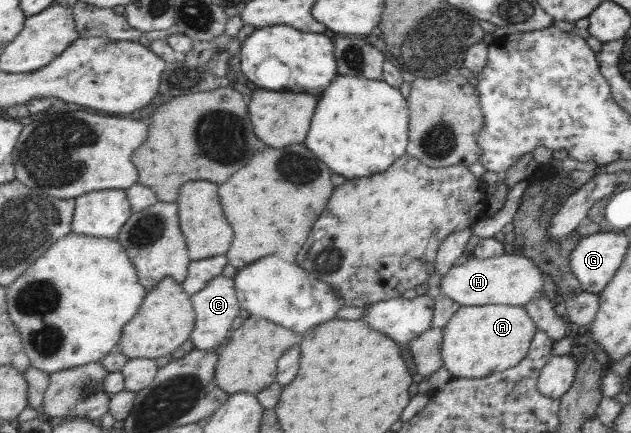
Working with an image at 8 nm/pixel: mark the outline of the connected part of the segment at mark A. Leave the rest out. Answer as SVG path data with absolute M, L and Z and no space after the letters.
M521 306L460 307L443 328L441 357L454 378L482 378L516 366L527 354L537 326Z

